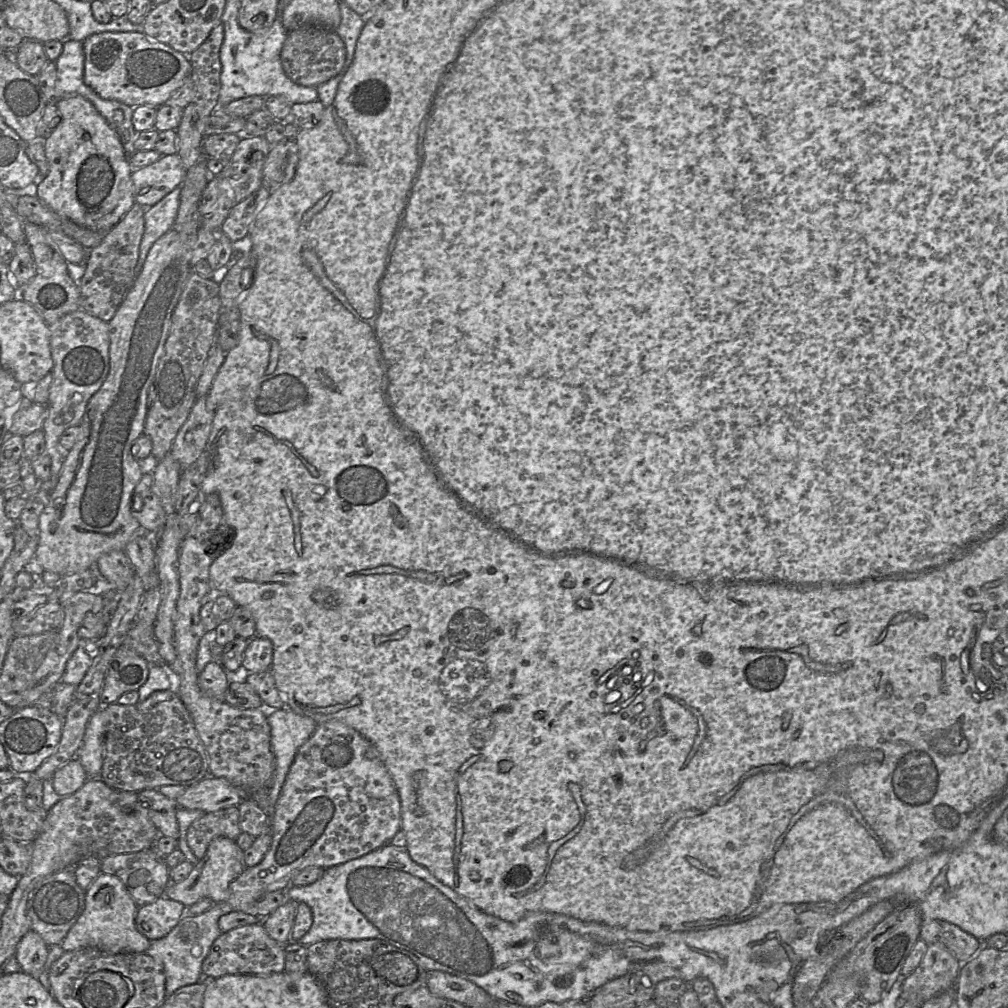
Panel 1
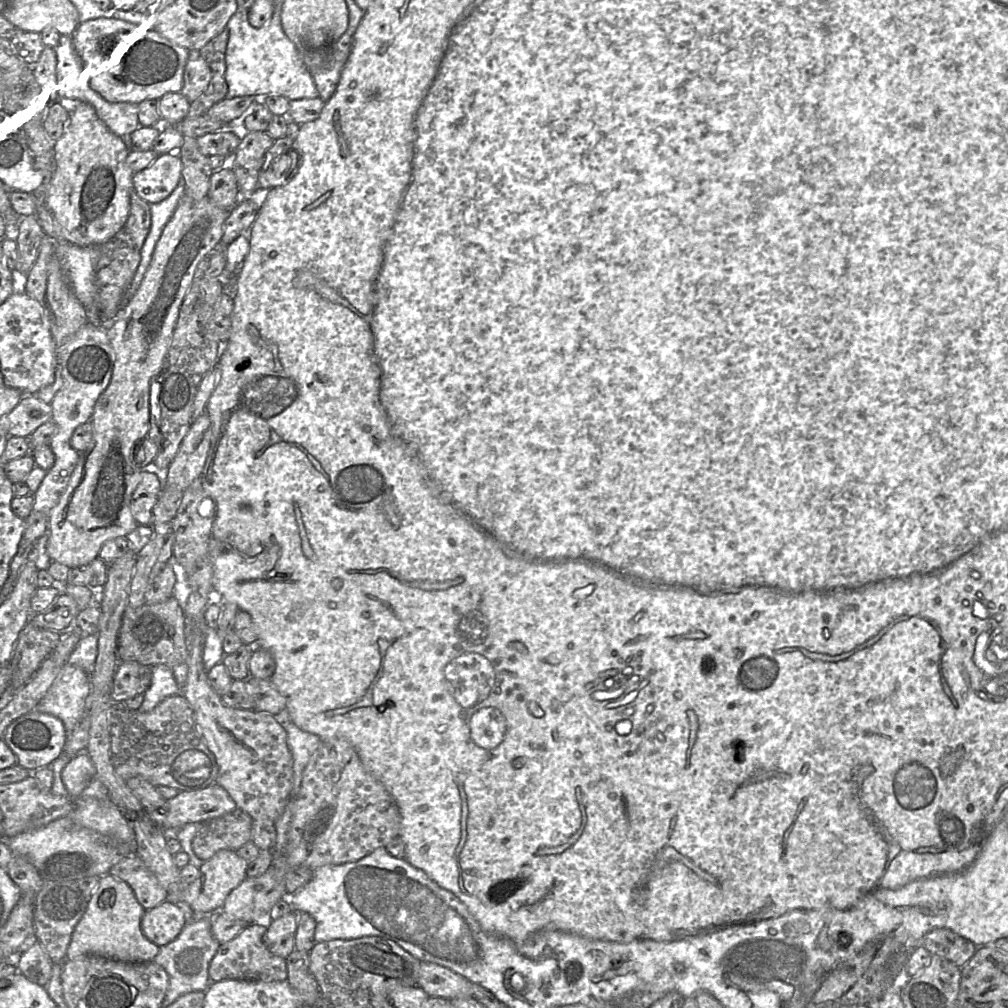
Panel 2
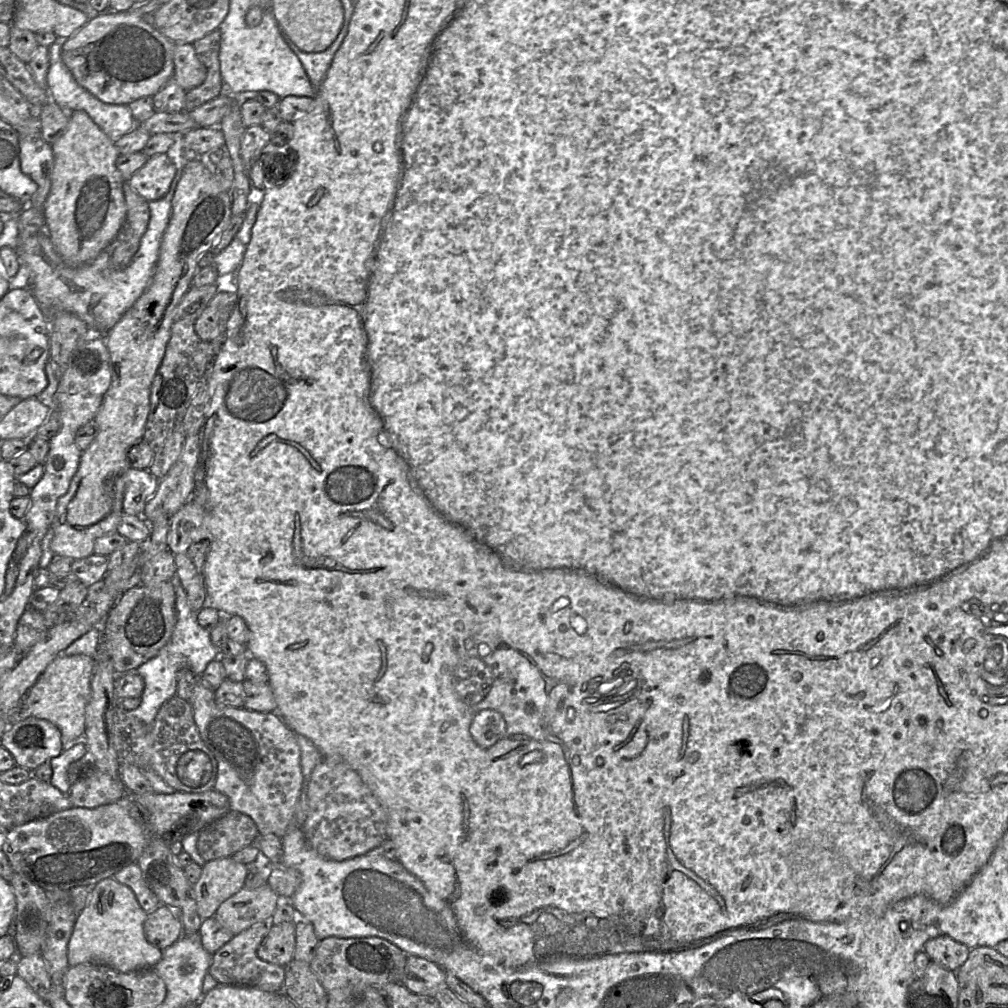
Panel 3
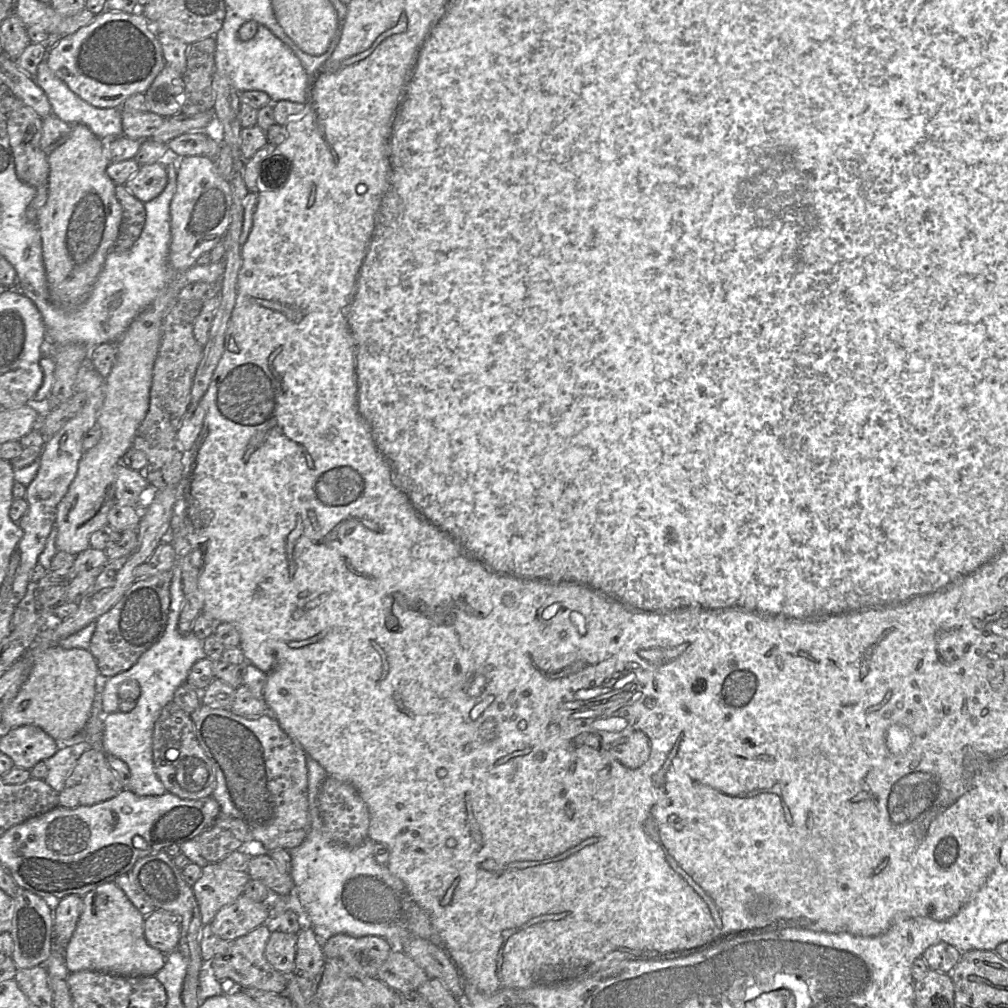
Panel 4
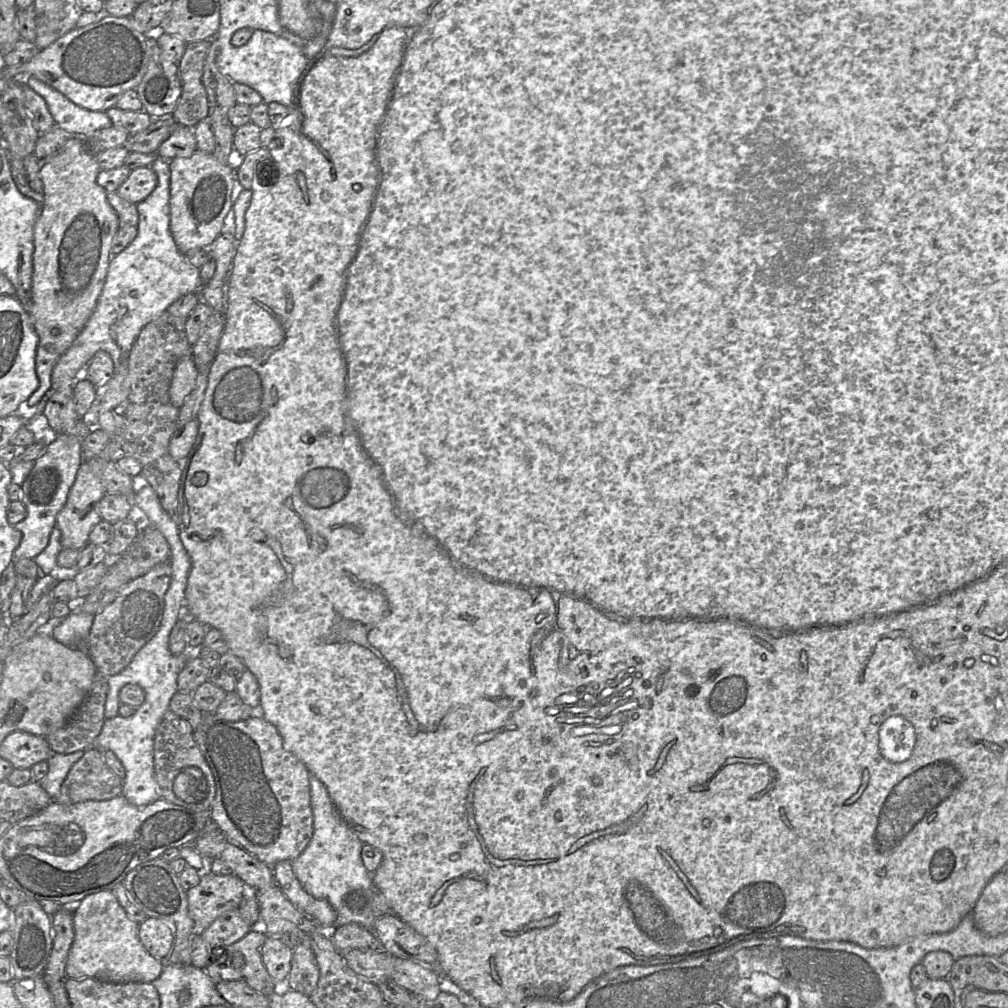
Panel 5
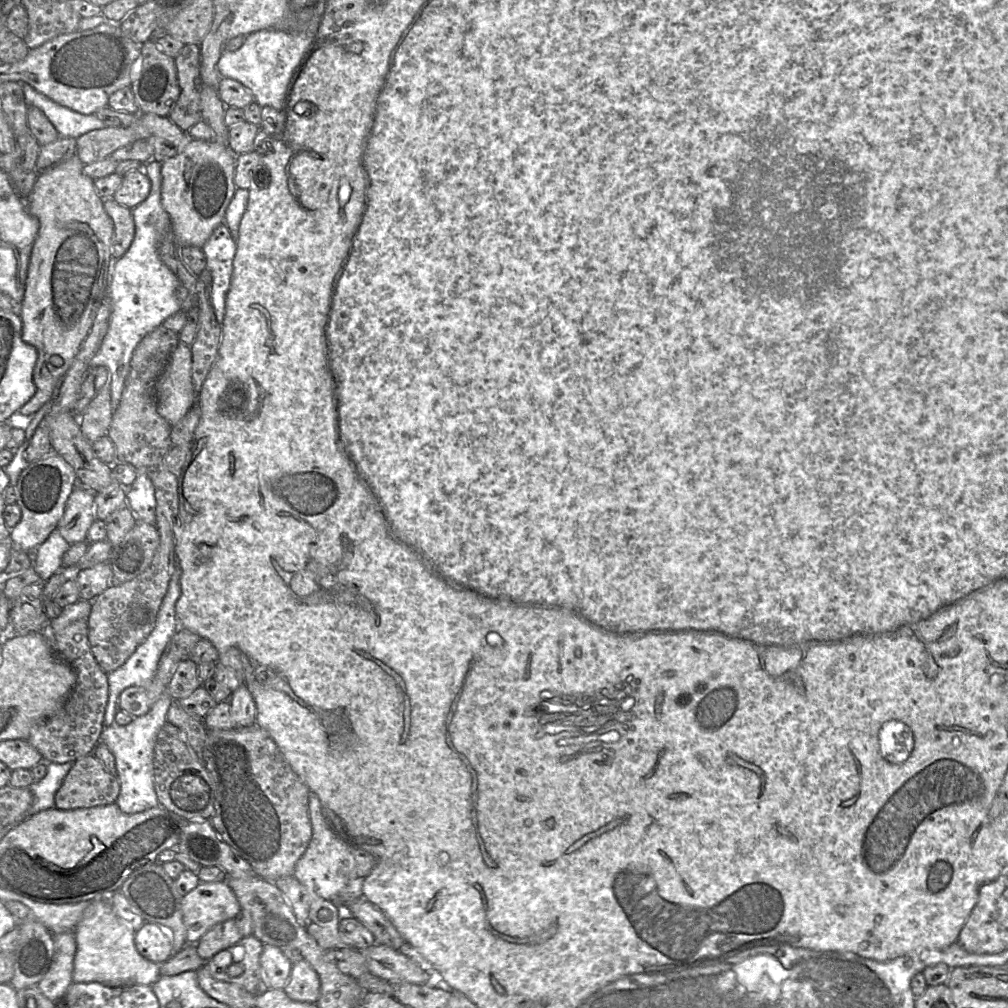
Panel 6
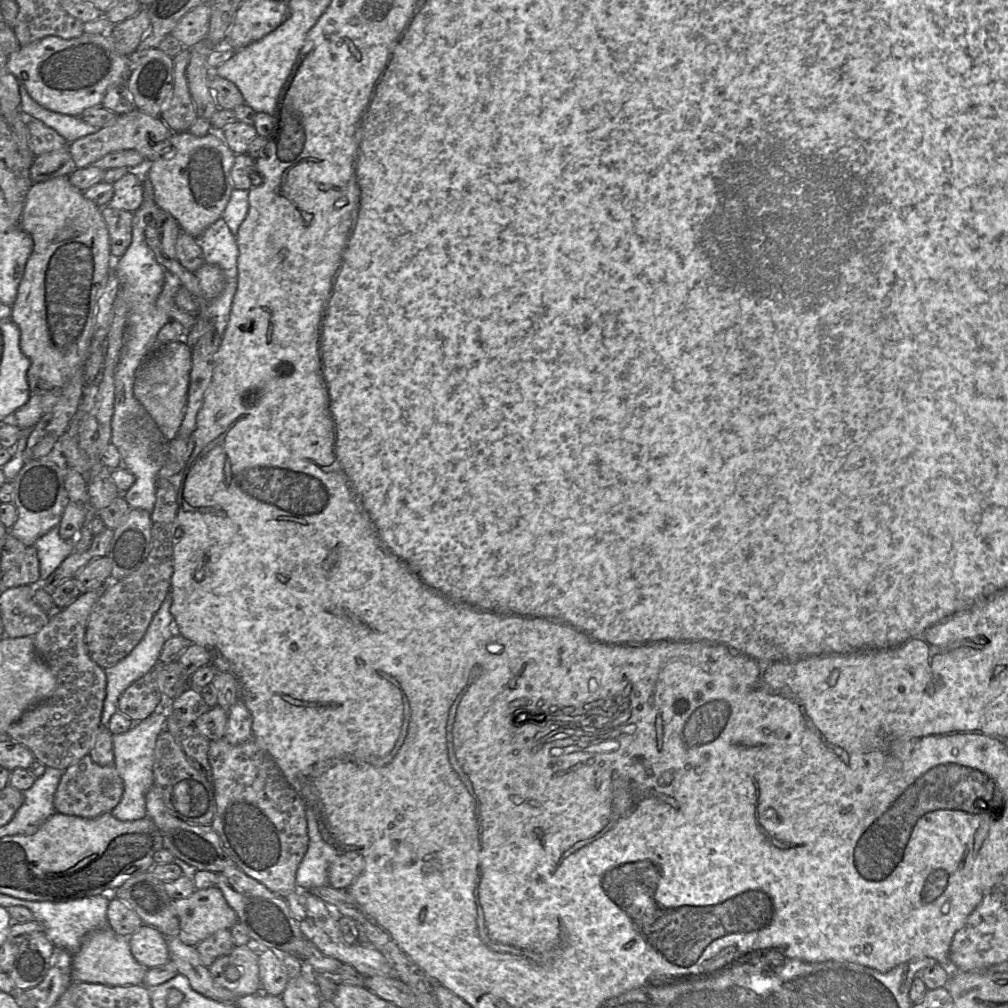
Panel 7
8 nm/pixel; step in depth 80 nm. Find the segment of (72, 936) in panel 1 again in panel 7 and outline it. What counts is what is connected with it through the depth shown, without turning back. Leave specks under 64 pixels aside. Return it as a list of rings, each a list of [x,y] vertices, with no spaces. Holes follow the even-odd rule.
[[[110,927],[88,934],[73,955],[71,976],[73,982],[99,983],[107,986],[140,985],[148,971],[133,957],[129,937],[119,935]]]

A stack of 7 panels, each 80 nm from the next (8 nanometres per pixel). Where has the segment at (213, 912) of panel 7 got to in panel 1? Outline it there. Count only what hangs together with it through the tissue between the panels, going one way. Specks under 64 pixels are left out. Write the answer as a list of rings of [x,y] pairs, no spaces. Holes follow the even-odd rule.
[[[216,837],[208,846],[206,855],[194,865],[191,873],[182,881],[169,882],[165,889],[165,896],[190,906],[204,897],[215,903],[227,902],[230,895],[231,883],[247,868],[244,851],[235,840],[227,837]]]

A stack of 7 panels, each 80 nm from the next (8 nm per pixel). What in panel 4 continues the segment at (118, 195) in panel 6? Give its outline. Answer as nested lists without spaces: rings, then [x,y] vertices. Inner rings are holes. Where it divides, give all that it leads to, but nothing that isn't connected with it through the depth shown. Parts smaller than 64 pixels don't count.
[[[161,162],[140,165],[139,170],[125,183],[126,189],[145,203],[156,198],[167,185],[167,172]]]

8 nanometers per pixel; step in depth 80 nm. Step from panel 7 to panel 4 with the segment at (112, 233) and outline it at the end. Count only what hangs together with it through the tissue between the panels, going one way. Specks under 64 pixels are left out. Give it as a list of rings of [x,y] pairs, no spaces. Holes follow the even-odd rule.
[[[124,185],[116,186],[115,195],[122,207],[119,234],[110,251],[121,253],[129,250],[140,236],[146,219],[144,203],[132,195]]]

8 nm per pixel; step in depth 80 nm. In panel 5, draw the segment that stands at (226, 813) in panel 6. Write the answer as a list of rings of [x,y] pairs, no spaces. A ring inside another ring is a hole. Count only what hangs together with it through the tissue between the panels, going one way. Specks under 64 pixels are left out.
[[[203,713],[201,724],[194,731],[194,739],[207,761],[215,781],[215,798],[210,809],[211,821],[220,828],[229,842],[245,850],[270,867],[274,867],[278,862],[283,860],[291,862],[295,860],[307,847],[313,834],[309,771],[306,765],[296,755],[285,748],[282,736],[278,729],[261,715],[255,715],[237,722],[229,722],[217,717],[215,713]]]

